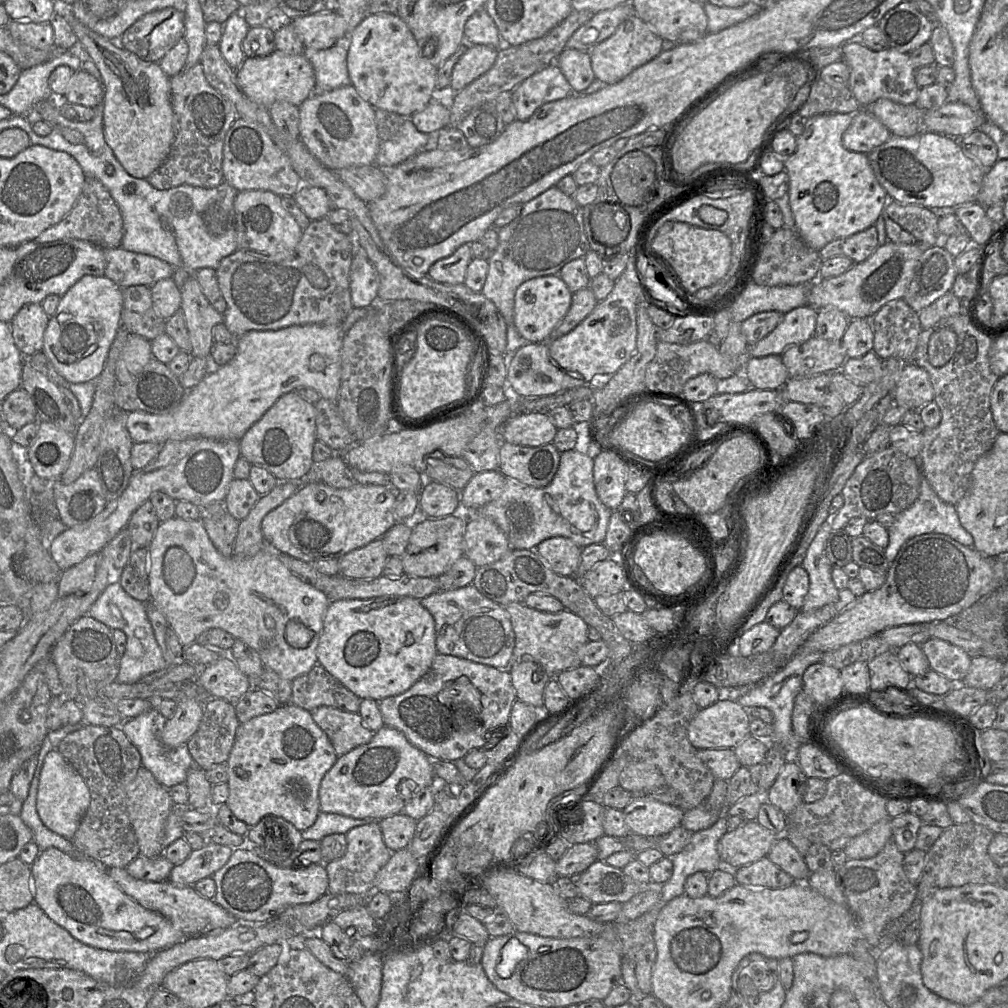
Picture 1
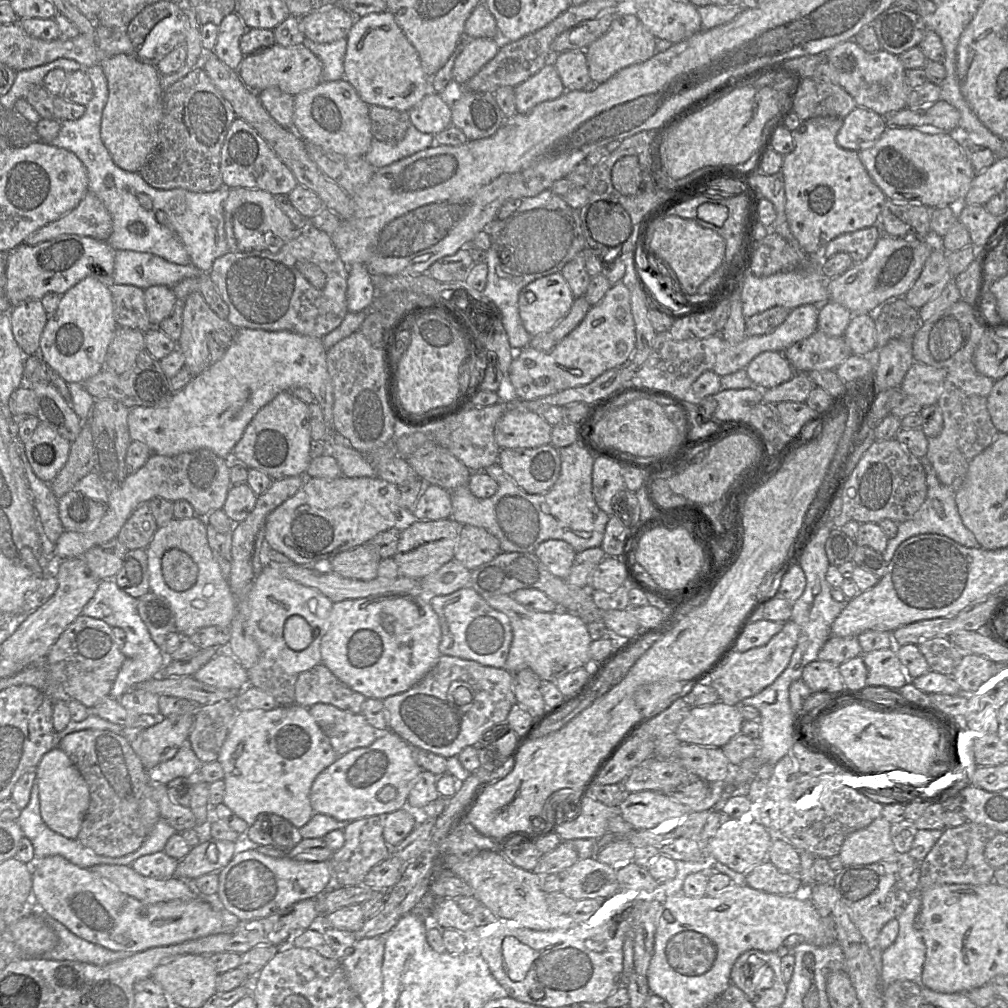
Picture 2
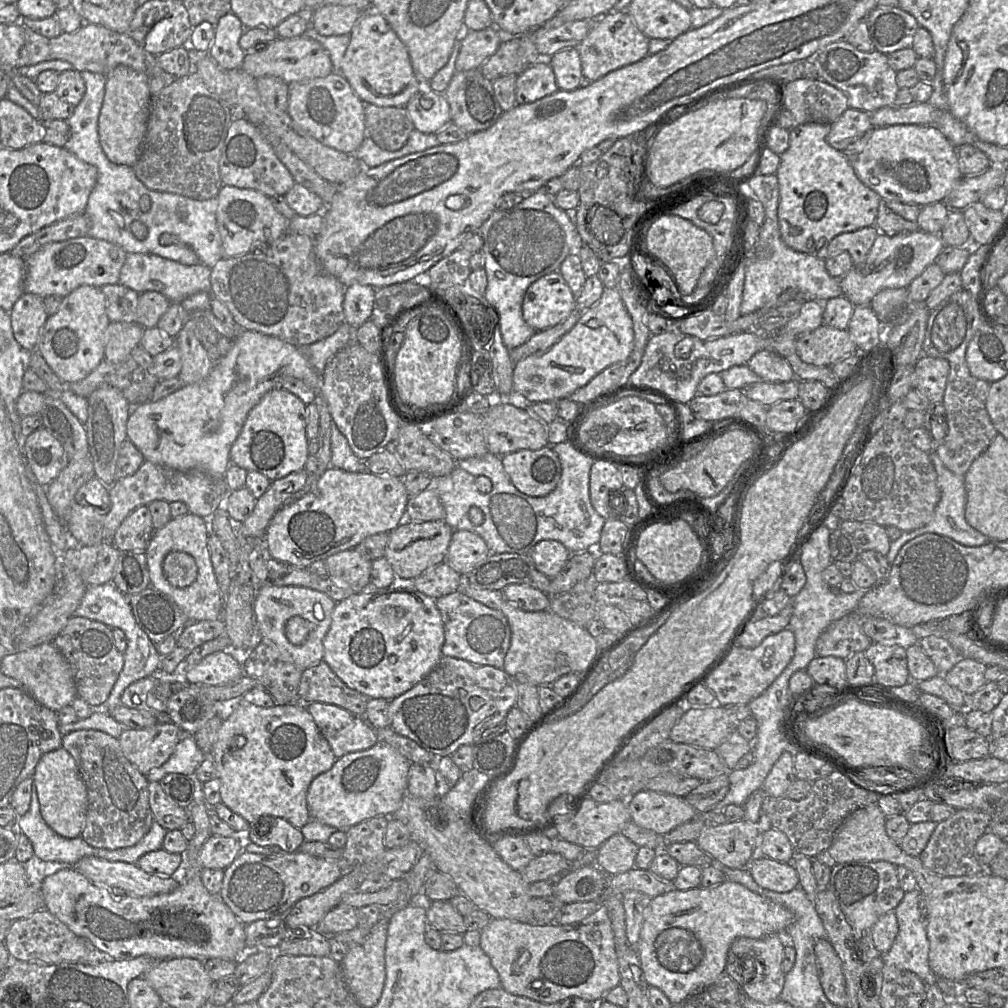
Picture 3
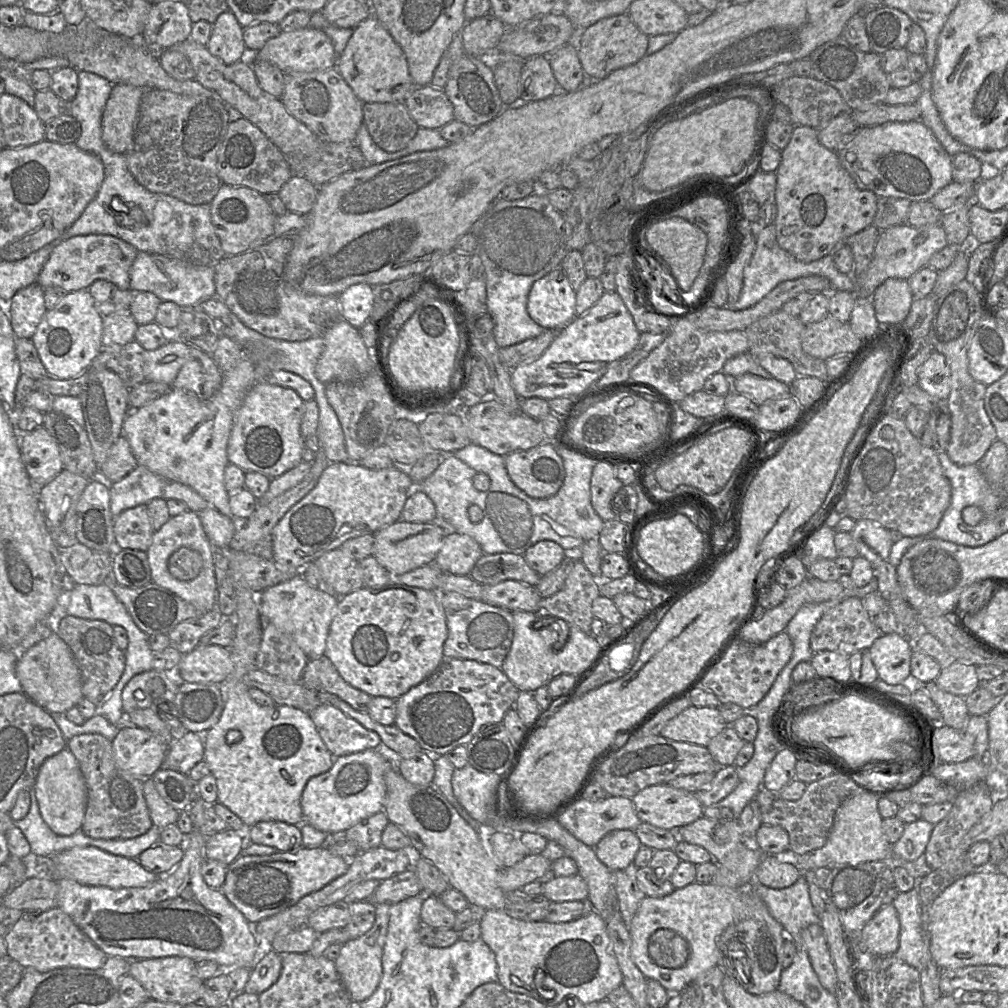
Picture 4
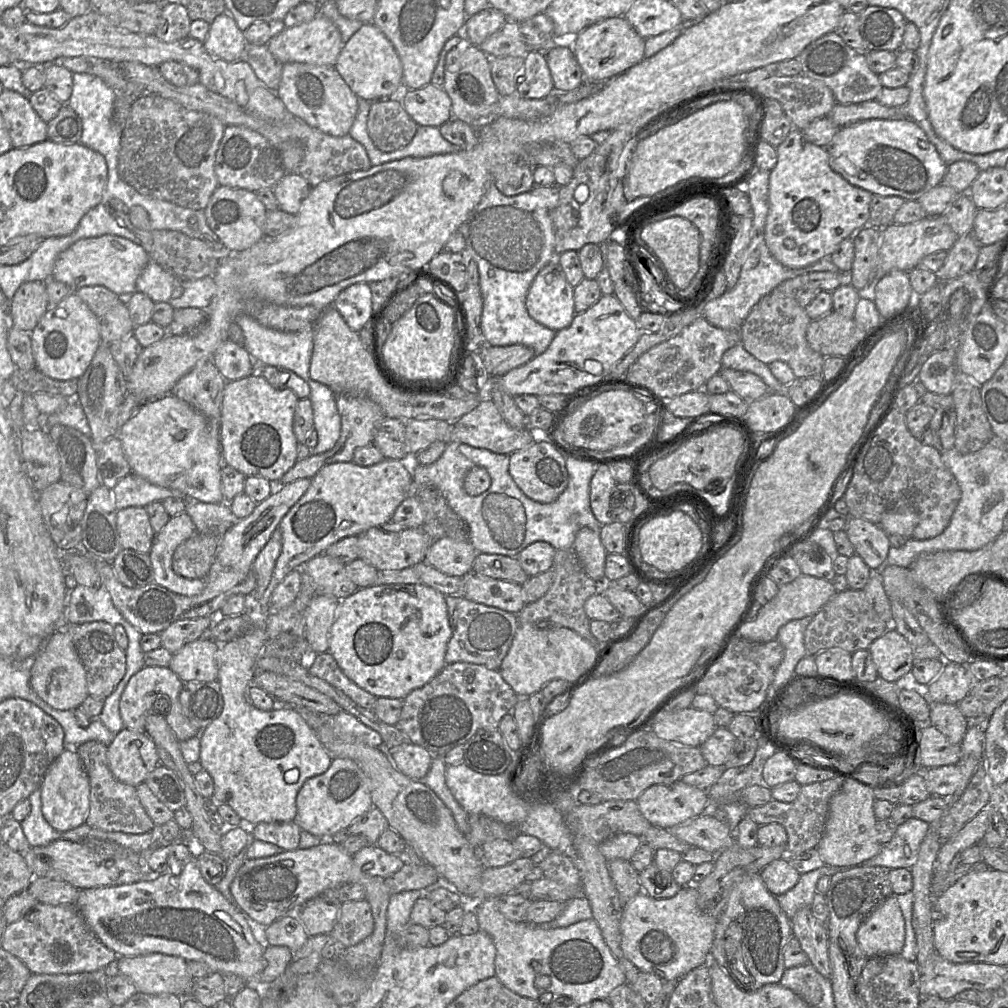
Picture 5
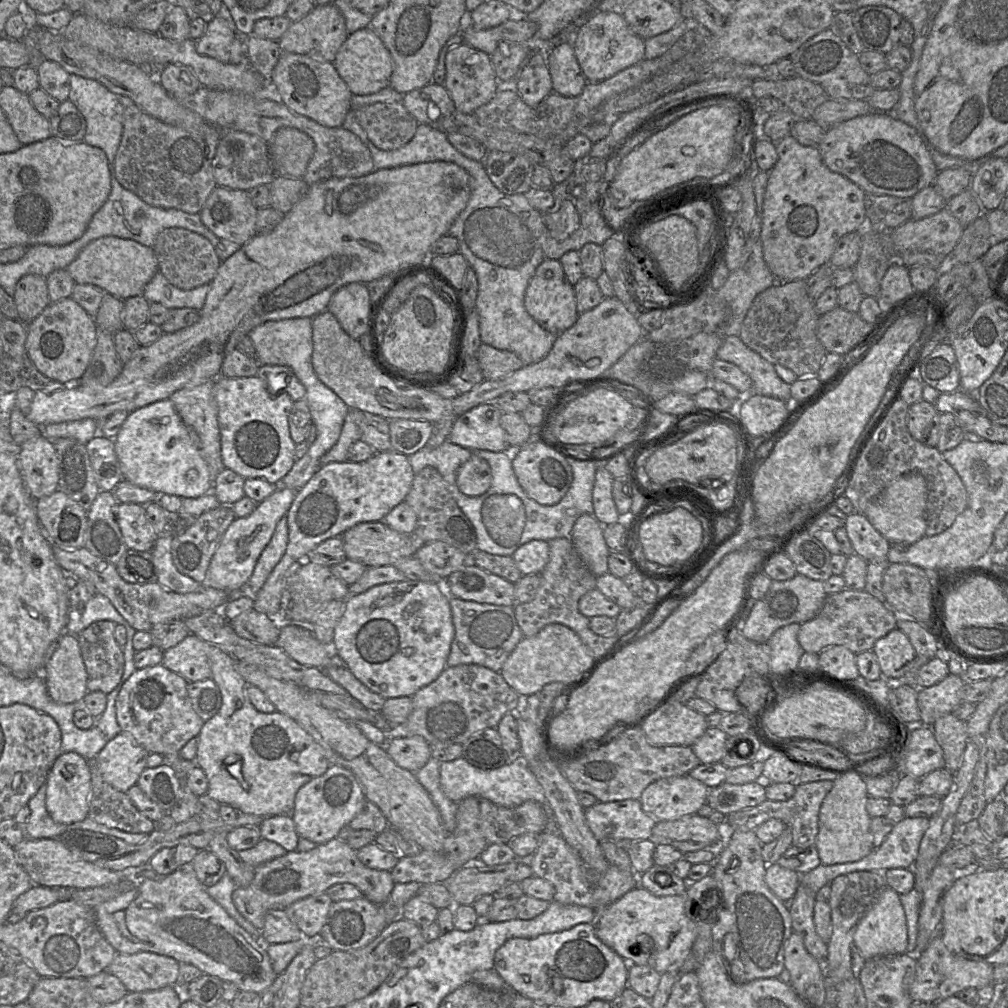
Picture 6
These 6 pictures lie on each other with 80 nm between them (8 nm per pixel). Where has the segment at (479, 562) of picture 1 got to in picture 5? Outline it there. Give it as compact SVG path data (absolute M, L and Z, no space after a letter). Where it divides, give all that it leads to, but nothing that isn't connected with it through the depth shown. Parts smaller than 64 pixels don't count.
M440 538L432 541L425 562L445 574L465 576L472 572L476 554L470 541Z

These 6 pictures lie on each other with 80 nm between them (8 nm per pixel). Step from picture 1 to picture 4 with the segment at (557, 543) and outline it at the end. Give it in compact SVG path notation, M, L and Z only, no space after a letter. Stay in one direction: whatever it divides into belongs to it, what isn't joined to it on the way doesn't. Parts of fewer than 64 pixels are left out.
M542 540L528 548L523 556L528 566L542 576L558 567L567 554L574 553L567 553L554 541Z

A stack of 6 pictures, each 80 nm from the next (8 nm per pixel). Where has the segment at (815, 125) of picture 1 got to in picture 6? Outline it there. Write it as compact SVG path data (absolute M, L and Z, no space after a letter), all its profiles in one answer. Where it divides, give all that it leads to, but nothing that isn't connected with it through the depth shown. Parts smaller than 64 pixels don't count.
M791 135L775 143L778 161L769 171L763 201L763 256L777 282L805 280L821 265L830 263L836 243L841 237L854 231L863 231L866 192L845 176L831 171L824 164L817 146L804 146Z

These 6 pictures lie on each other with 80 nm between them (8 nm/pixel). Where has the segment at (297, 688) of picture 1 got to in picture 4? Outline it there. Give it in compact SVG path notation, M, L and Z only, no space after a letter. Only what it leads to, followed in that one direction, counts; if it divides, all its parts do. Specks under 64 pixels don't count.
M325 654L308 661L301 682L314 691L336 695L359 712L367 713L373 699L348 684Z

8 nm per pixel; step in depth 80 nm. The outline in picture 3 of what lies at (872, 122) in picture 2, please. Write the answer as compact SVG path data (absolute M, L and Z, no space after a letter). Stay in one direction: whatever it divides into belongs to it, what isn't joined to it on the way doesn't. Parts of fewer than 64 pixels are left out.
M848 108L835 122L831 123L827 142L833 148L844 151L849 145L865 136L873 127L870 113Z

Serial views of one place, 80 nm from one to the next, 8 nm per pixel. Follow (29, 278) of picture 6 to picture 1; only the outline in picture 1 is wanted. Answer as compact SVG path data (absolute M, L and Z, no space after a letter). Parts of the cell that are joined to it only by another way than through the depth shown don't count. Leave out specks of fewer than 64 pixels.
M41 303L24 305L10 322L14 342L25 357L30 357L43 349L44 333L49 316Z

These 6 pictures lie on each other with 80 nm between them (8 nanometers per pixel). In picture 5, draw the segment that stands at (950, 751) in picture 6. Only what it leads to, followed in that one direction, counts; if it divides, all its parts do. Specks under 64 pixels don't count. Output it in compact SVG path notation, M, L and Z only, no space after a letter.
M930 702L927 724L937 728L952 744L961 744L964 734L973 721L963 716L957 704Z

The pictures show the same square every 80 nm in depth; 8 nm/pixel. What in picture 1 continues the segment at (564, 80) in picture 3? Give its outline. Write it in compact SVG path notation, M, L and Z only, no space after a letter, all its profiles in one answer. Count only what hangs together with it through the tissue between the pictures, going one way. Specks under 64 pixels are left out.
M565 48L557 57L556 64L574 93L581 93L596 79L589 52Z

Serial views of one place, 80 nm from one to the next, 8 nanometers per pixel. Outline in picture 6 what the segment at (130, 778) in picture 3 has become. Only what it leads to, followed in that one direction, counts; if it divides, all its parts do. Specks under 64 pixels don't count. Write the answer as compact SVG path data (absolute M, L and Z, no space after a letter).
M94 761L89 762L91 795L87 817L109 828L150 834L154 830L154 822L133 805L126 793L104 781Z

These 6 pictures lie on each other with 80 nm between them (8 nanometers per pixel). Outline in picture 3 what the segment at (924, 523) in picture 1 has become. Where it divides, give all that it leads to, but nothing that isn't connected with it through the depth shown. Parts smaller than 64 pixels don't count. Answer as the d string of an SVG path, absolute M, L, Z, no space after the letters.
M931 451L928 454L937 473L937 485L941 493L940 500L934 510L932 518L927 524L911 531L902 532L902 535L898 539L890 542L889 551L885 556L890 564L893 563L896 555L905 543L925 533L936 533L941 536L946 536L969 547L981 546L990 541L987 536L971 527L965 519L966 489L964 475L957 475L948 470L935 451Z

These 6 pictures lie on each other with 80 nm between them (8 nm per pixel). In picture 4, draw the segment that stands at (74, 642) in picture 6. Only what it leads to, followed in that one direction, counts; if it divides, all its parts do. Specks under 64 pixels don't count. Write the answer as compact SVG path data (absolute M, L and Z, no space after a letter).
M53 631L35 645L18 651L15 672L24 692L49 713L65 713L83 698L81 674L69 646Z

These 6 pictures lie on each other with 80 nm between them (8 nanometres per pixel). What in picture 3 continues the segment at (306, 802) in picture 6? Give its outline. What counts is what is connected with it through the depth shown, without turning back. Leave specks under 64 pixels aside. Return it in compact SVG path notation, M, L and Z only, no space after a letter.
M378 741L373 747L348 753L338 758L332 768L313 779L307 792L311 819L336 828L348 828L377 816L391 817L400 808L407 793L408 772L411 762L389 744Z

